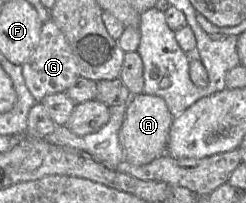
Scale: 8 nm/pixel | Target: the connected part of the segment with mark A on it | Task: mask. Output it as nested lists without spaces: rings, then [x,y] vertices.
[[[145,93],[132,96],[126,105],[126,114],[119,132],[125,160],[132,165],[141,166],[165,154],[173,119],[163,98]]]

